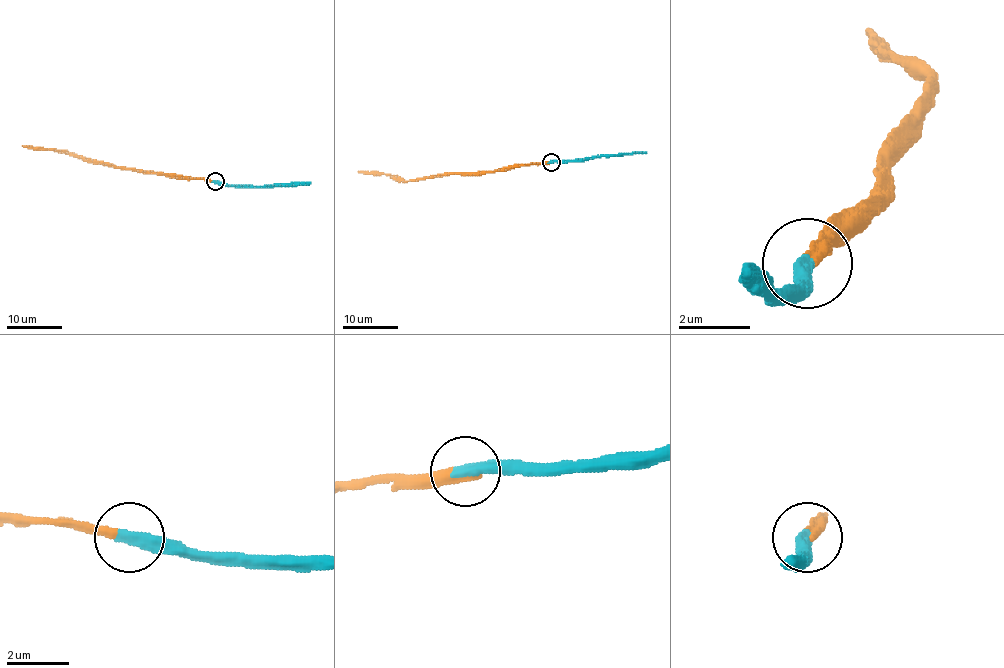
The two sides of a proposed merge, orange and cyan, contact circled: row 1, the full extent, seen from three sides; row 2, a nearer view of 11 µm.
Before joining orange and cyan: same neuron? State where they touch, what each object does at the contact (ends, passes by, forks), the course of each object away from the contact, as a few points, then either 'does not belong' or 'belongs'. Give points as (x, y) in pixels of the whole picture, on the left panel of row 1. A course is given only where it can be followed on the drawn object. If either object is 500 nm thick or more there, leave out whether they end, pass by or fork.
place (215, 181); orange ends; cyan ends; course orange (214, 182), (114, 168), (49, 148), (22, 146); course cyan (214, 182), (256, 186), (310, 182); belongs

